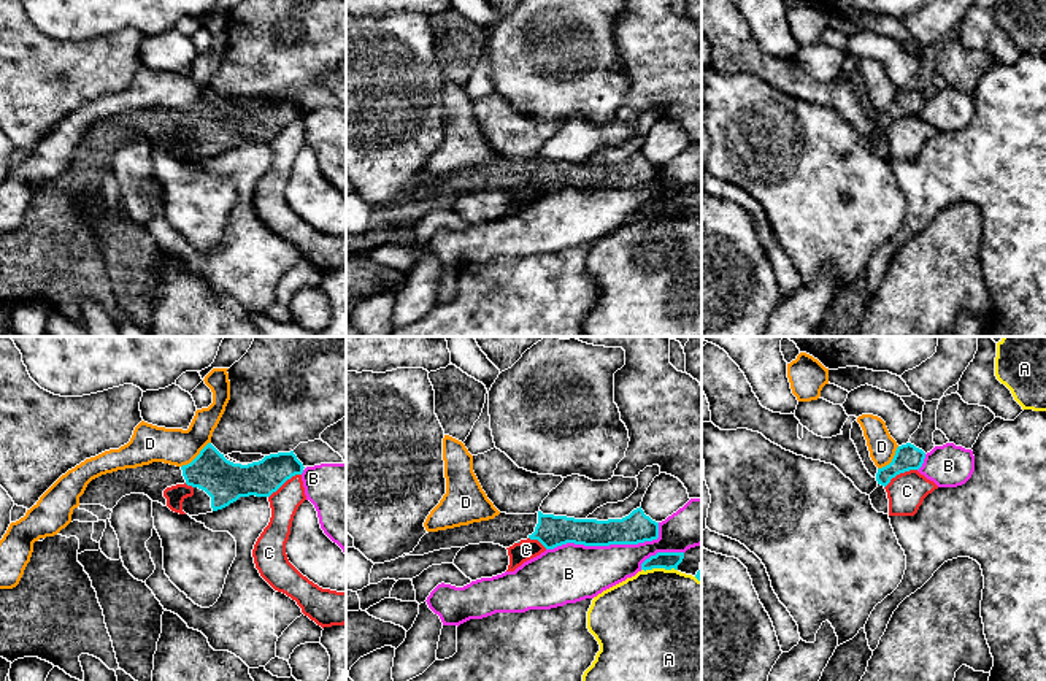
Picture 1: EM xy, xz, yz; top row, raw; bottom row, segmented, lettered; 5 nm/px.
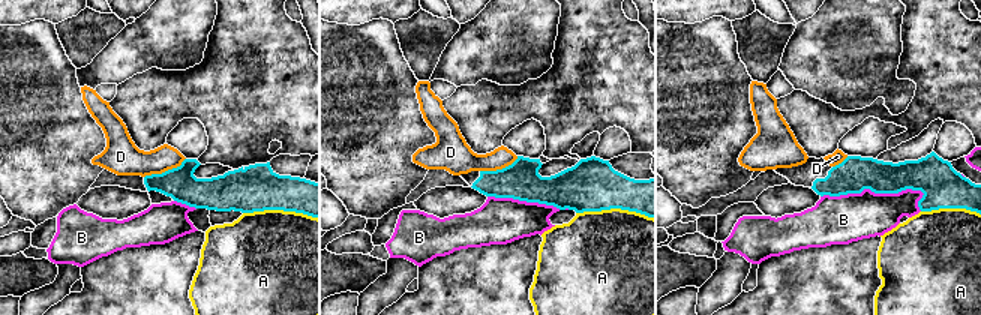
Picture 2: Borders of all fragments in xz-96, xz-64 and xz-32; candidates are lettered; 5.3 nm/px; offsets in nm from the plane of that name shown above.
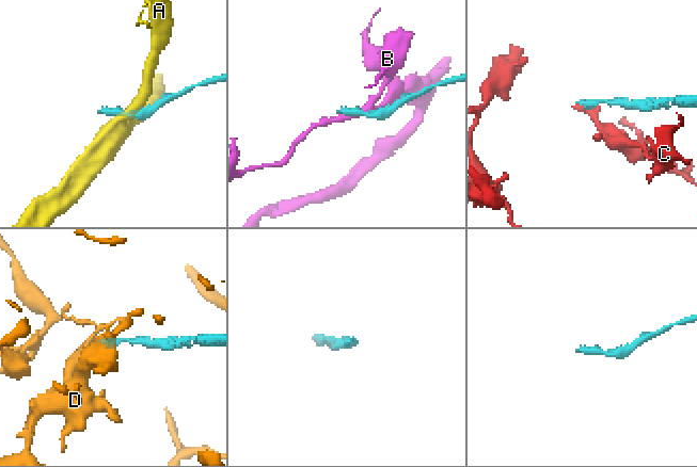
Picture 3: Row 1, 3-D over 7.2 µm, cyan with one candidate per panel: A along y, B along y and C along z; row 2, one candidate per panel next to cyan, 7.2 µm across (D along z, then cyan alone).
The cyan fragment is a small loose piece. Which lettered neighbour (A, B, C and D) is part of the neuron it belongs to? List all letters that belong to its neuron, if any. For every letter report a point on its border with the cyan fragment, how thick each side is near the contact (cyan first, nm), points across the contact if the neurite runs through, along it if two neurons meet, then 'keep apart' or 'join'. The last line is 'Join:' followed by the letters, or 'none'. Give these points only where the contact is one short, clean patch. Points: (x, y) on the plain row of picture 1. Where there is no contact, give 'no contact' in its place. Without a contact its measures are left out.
A: xz (659, 211) | 90/480 nm | along xz (676, 213), (642, 215) | keep apart
B: xz (608, 189) | 160/300 nm | keep apart
C: yz (899, 118) | 130/190 nm | keep apart
D: xy (197, 100) | 220/190 nm | along xy (210, 86), (181, 111) | keep apart
Join: none

